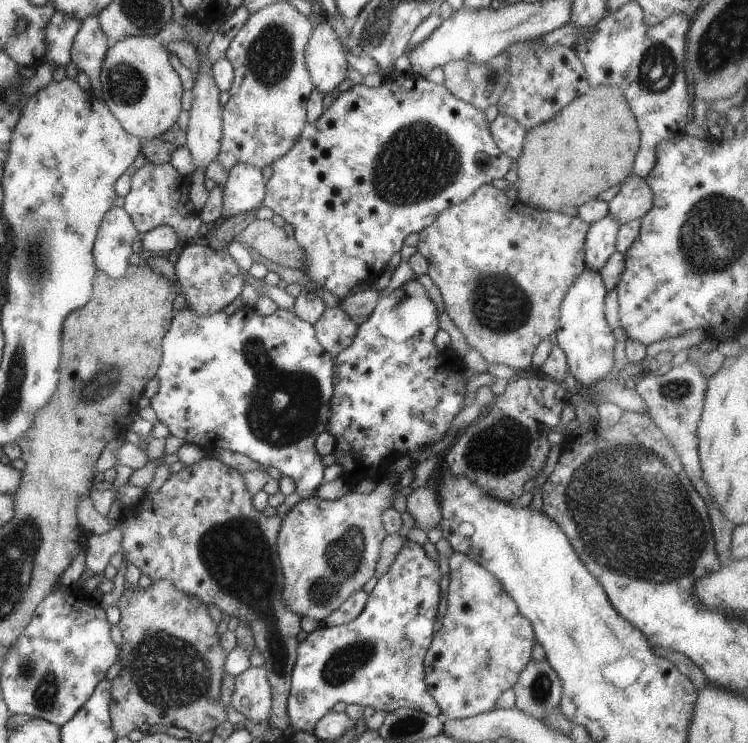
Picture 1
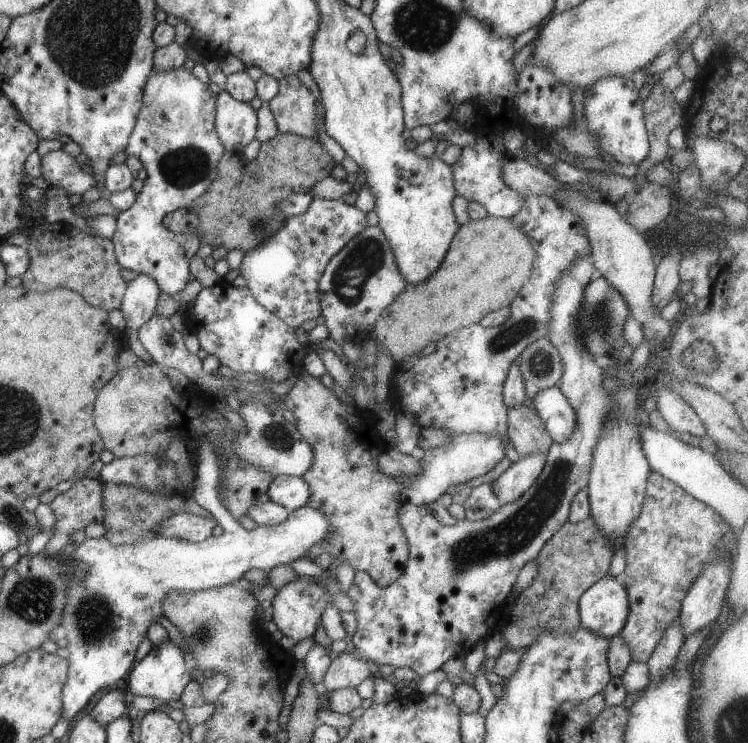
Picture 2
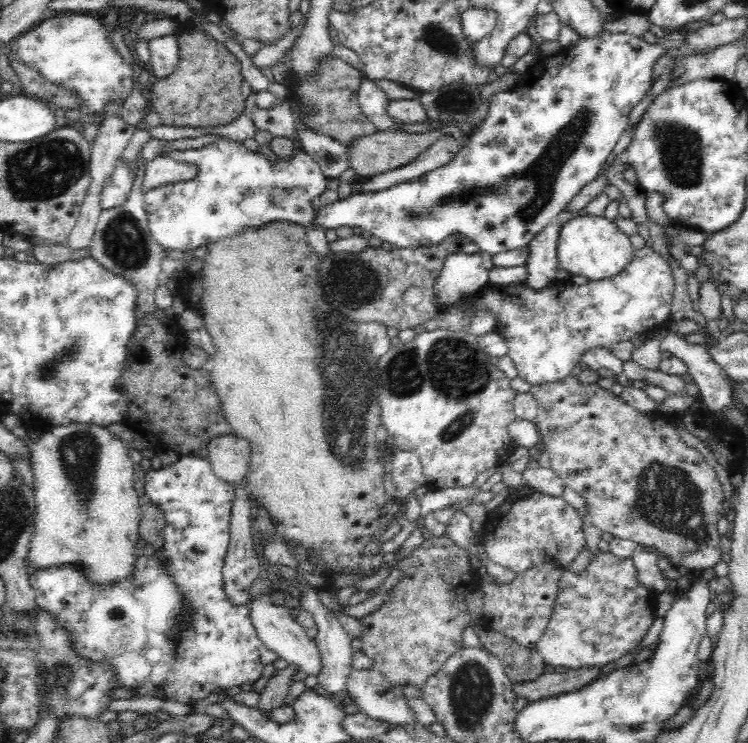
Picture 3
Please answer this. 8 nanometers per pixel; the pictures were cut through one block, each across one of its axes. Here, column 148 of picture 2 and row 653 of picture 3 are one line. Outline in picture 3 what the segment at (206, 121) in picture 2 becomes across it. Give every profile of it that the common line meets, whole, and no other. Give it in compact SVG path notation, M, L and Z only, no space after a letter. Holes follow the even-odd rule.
M179 455L178 461L170 465L162 466L159 469L150 469L146 473L145 494L152 503L157 504L164 513L165 525L163 528L164 542L160 550L156 550L149 557L139 555L135 562L135 572L127 577L127 580L119 581L113 584L92 583L86 579L86 574L75 565L62 564L48 569L34 571L30 575L29 582L35 593L35 602L38 608L48 612L57 624L64 628L70 636L72 649L76 654L88 659L94 663L102 663L106 667L110 667L112 681L116 683L116 688L125 688L127 692L135 692L130 699L141 699L143 697L157 697L159 693L164 696L164 701L172 701L180 705L188 707L195 706L198 701L214 694L214 691L226 691L228 688L239 688L242 684L250 684L256 682L264 670L264 666L272 664L279 656L273 650L266 648L262 640L258 637L258 633L254 629L251 620L249 608L246 605L234 605L228 594L224 593L224 580L222 570L224 568L225 556L229 549L229 526L230 526L230 508L232 508L232 500L234 500L233 483L226 482L215 475L208 459L201 459L190 455Z

